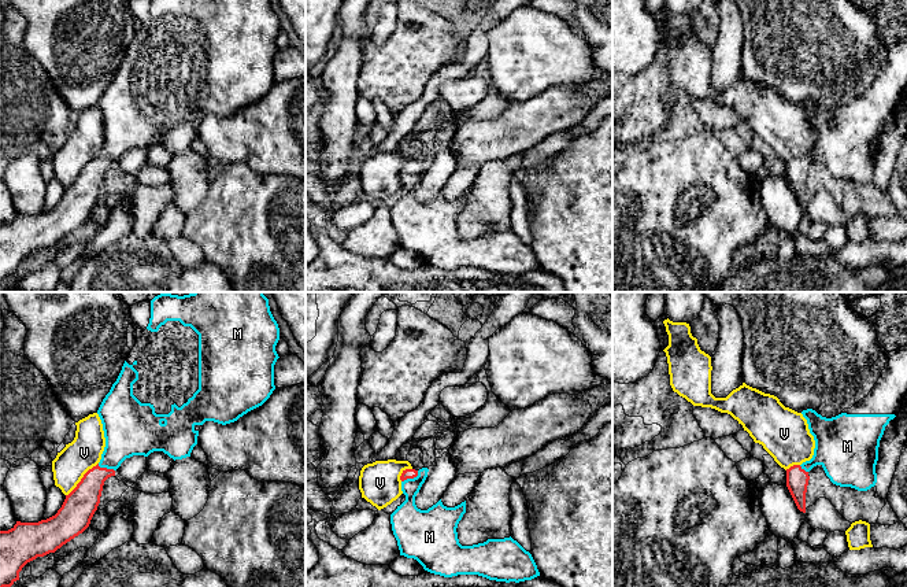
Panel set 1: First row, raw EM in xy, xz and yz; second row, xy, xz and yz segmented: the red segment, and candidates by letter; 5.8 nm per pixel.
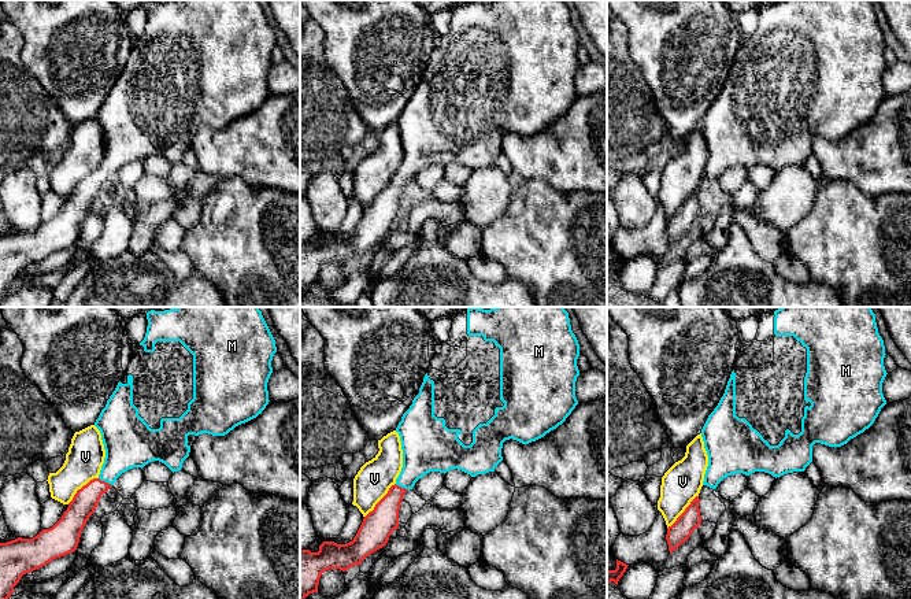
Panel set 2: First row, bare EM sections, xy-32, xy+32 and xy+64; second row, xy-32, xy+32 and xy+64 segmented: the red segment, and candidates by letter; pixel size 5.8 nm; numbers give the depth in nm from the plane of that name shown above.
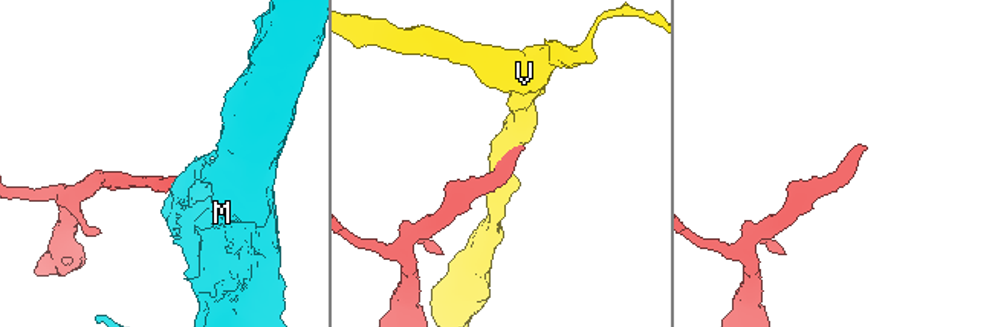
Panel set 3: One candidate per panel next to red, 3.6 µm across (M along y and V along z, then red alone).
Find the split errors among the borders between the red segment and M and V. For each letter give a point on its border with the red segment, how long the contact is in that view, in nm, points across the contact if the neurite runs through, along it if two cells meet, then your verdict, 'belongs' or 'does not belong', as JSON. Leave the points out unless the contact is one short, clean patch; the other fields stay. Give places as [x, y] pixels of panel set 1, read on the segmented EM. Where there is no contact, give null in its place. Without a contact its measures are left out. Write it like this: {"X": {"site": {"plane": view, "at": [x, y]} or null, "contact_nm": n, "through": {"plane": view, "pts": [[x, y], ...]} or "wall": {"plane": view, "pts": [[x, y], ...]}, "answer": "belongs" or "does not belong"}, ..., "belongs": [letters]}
{"M": {"site": {"plane": "xz", "at": [411, 477]}, "contact_nm": 120, "through": {"plane": "xz", "pts": [[408, 473], [411, 477], [407, 520]]}, "answer": "belongs"}, "V": {"site": {"plane": "xy", "at": [81, 479]}, "contact_nm": 280, "wall": {"plane": "xy", "pts": [[97, 462], [66, 495]]}, "answer": "does not belong"}, "belongs": ["M"]}

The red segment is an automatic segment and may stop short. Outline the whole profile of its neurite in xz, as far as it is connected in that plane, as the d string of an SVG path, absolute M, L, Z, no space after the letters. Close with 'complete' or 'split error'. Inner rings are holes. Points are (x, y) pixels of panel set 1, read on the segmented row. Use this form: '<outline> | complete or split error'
M427 468L406 469L400 476L406 501L390 514L400 555L414 558L425 571L444 577L478 575L519 583L540 576L532 554L511 536L473 546L459 543L456 528L466 513L466 501L447 507L440 499L427 510L418 509L415 496L427 472Z | split error

